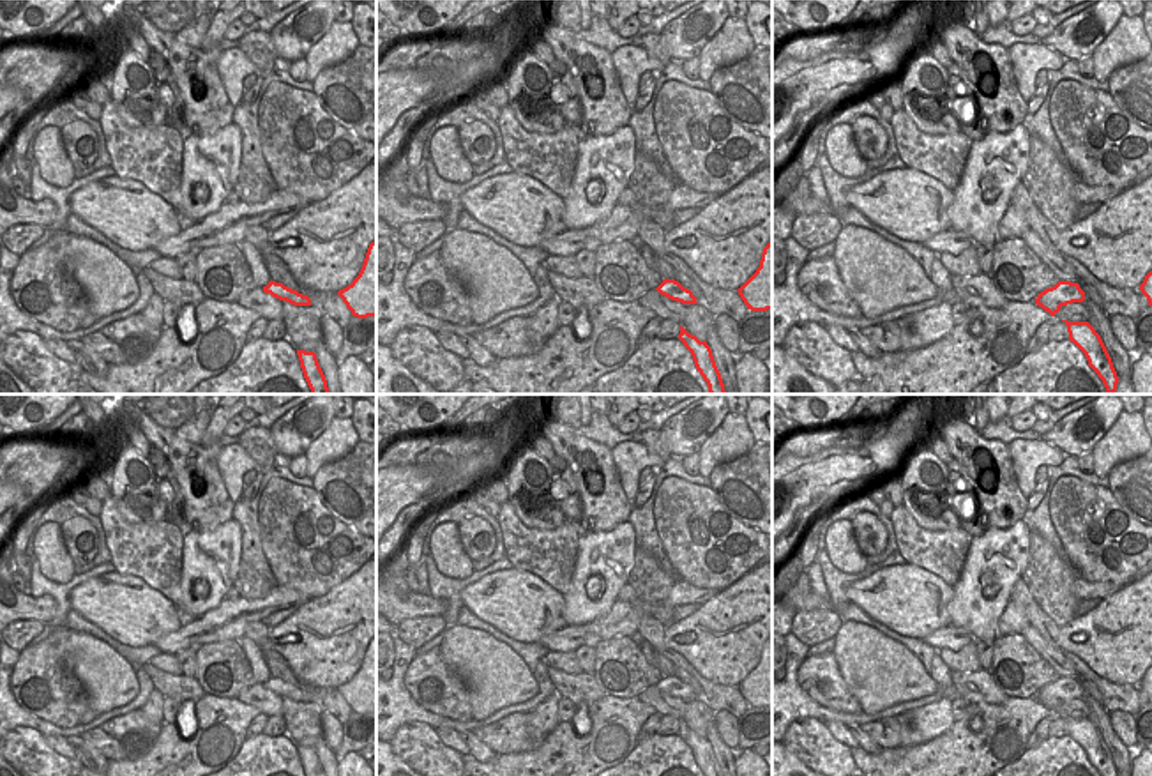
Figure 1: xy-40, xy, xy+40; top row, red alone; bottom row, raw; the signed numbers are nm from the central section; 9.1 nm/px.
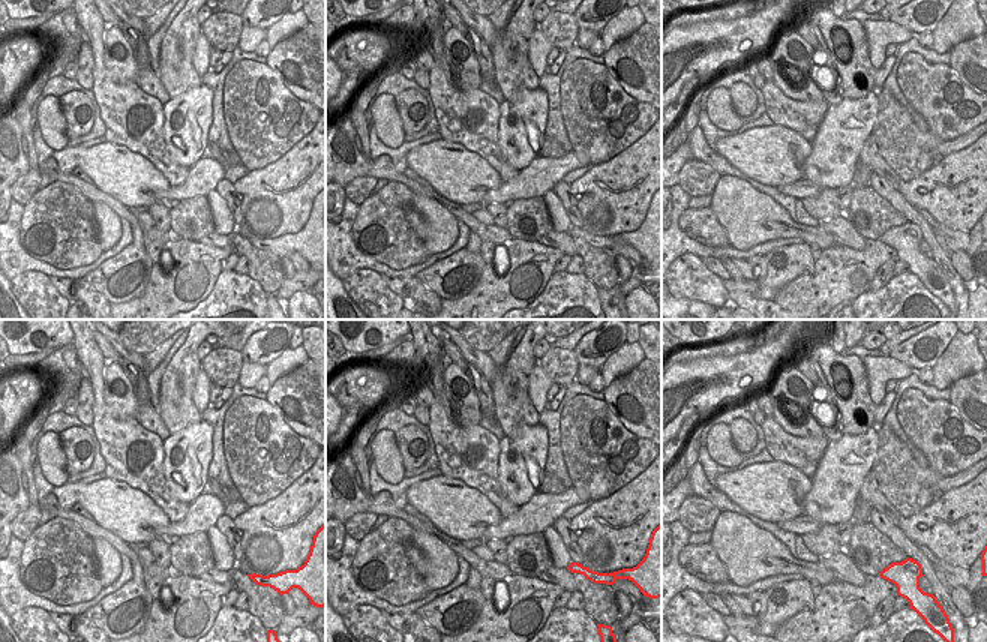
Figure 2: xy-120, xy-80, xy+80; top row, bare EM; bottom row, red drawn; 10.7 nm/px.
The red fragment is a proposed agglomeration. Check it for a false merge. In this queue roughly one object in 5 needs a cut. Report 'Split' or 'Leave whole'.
Leave whole.

